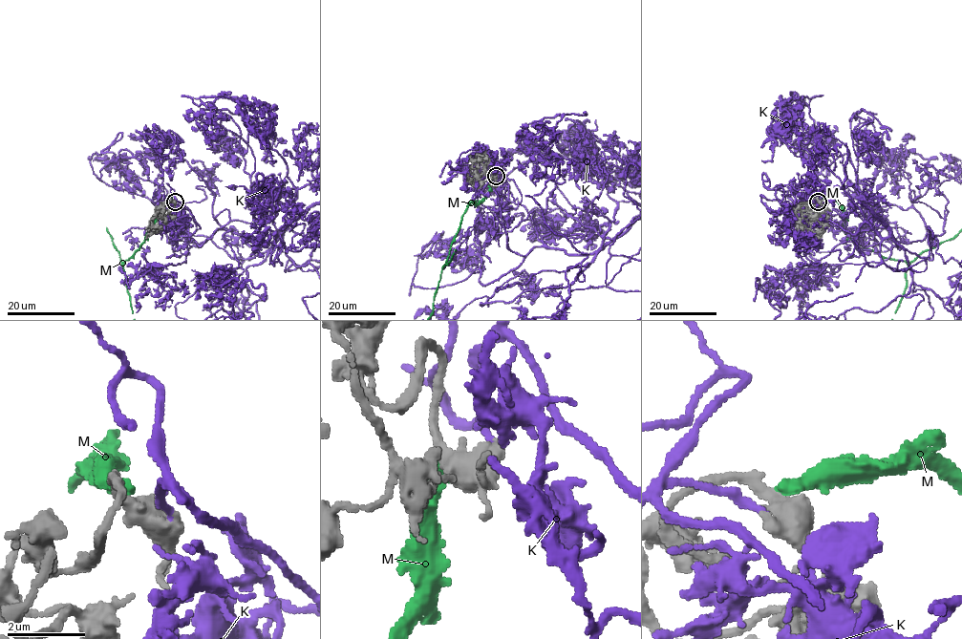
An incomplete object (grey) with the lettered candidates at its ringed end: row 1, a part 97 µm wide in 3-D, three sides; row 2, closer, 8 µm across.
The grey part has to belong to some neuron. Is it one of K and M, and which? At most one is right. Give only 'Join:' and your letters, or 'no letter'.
Join: K

